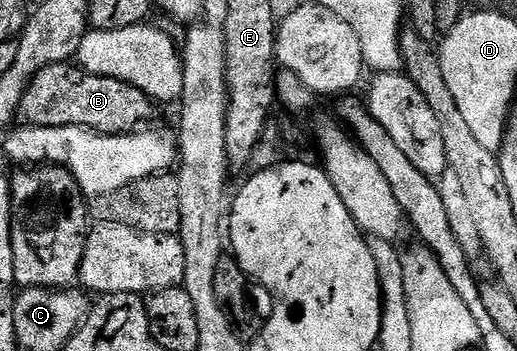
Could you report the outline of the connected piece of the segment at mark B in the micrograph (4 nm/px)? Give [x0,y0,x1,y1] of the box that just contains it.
[17,63,155,137]

